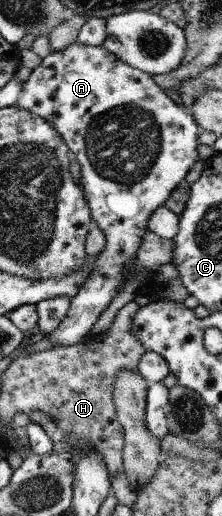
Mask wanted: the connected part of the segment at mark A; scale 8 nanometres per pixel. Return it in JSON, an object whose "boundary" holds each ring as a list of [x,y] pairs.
{"boundary":[[[73,42],[65,50],[53,51],[42,58],[42,62],[24,82],[16,105],[17,108],[48,120],[67,144],[71,154],[75,154],[83,180],[78,181],[79,188],[84,191],[83,196],[87,200],[92,220],[105,234],[105,248],[94,258],[91,276],[71,299],[67,318],[48,336],[55,347],[70,346],[89,337],[91,328],[119,294],[125,283],[123,268],[125,264],[136,261],[140,244],[149,232],[149,217],[165,204],[177,184],[187,176],[199,159],[200,144],[197,140],[201,129],[189,109],[176,104],[150,74],[119,60],[102,45],[85,46]]]}

